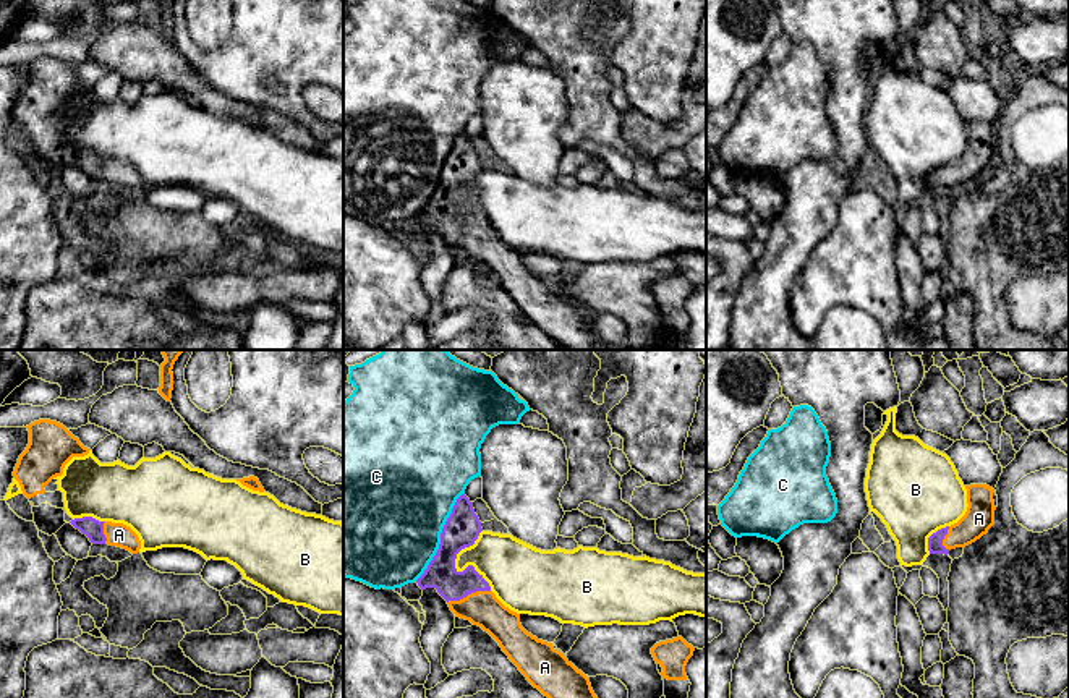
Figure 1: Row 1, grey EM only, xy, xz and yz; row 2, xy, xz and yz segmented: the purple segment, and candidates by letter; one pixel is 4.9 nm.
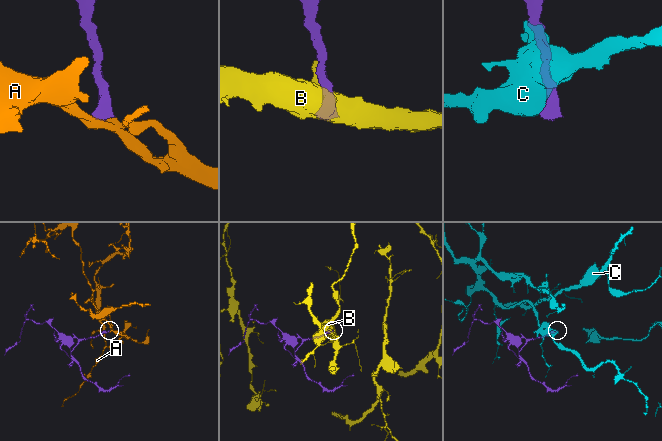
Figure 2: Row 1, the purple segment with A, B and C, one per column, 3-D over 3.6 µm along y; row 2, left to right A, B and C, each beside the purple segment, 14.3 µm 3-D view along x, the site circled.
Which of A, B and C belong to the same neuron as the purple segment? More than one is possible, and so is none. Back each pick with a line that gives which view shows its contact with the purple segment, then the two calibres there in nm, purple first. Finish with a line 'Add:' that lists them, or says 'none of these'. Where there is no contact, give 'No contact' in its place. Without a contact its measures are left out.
A: Touches purple in xz. Thickness 160 nm (purple) against 170 nm
Add: A

